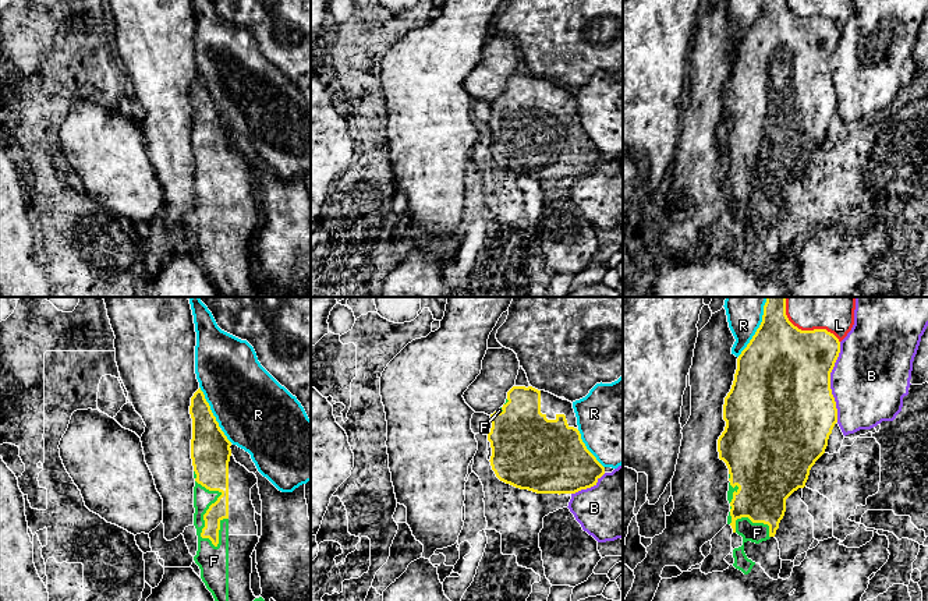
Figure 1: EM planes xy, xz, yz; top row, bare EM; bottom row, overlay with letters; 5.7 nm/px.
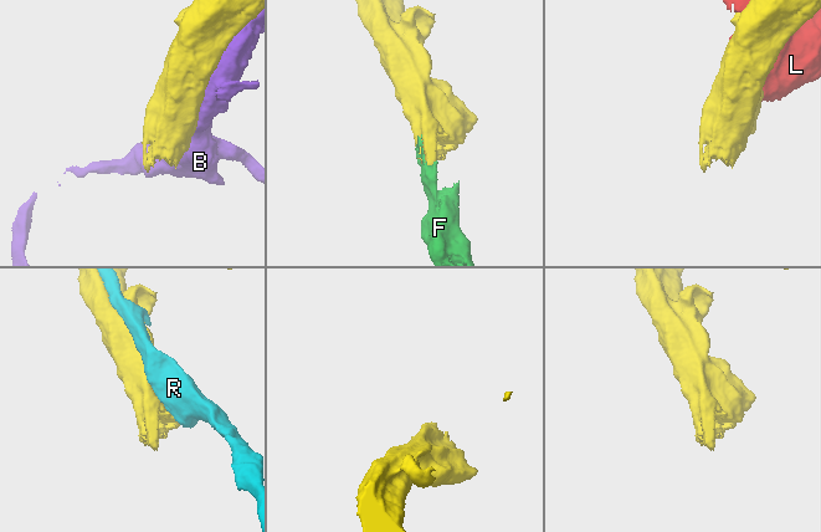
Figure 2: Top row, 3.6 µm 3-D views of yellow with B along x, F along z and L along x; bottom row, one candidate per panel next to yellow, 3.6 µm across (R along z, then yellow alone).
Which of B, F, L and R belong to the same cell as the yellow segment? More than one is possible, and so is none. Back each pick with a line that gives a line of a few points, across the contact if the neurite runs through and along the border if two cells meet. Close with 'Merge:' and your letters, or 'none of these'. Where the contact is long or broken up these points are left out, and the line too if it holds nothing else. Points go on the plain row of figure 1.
Merge: F

